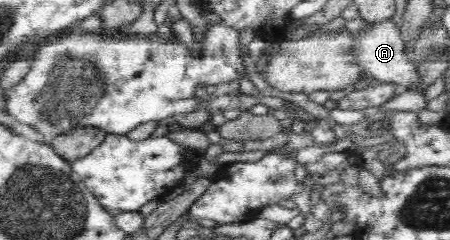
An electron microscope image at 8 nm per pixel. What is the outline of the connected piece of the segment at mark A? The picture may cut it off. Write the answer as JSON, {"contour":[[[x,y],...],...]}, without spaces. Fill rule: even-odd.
{"contour":[[[391,19],[385,23],[373,23],[371,29],[366,33],[355,34],[358,41],[359,57],[362,57],[362,63],[366,66],[372,79],[387,85],[395,85],[400,94],[407,91],[424,92],[429,91],[431,84],[427,84],[419,72],[418,63],[411,62],[407,56],[406,44],[400,35],[400,29]]]}

